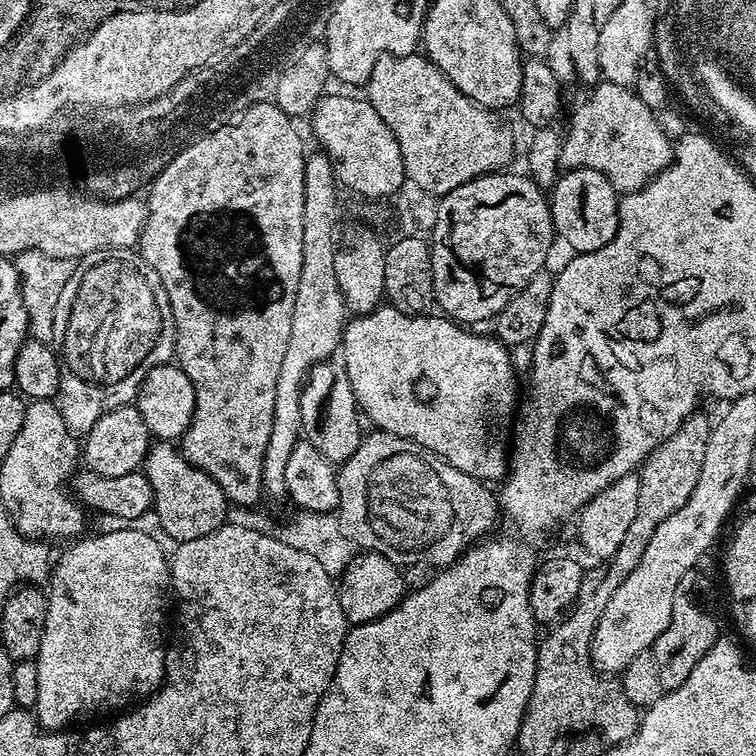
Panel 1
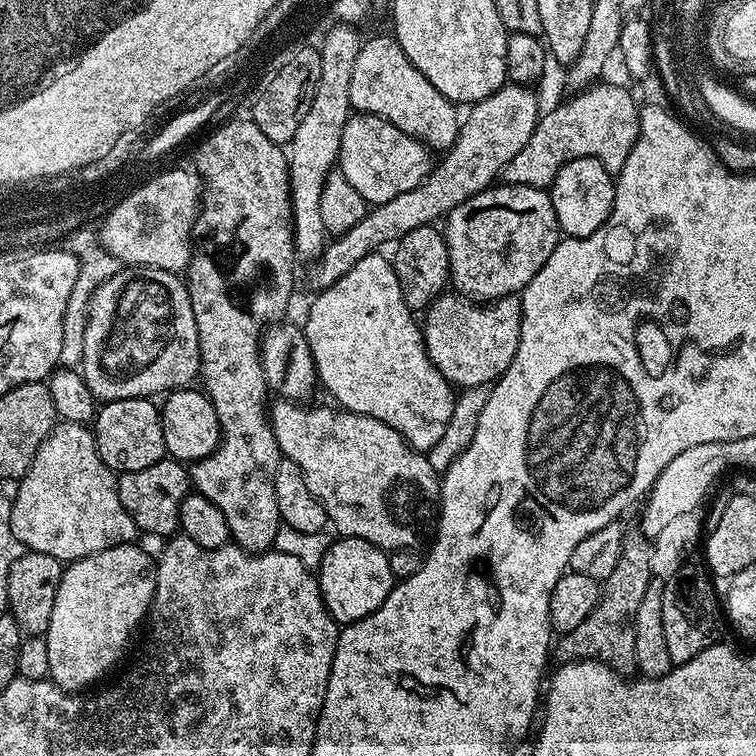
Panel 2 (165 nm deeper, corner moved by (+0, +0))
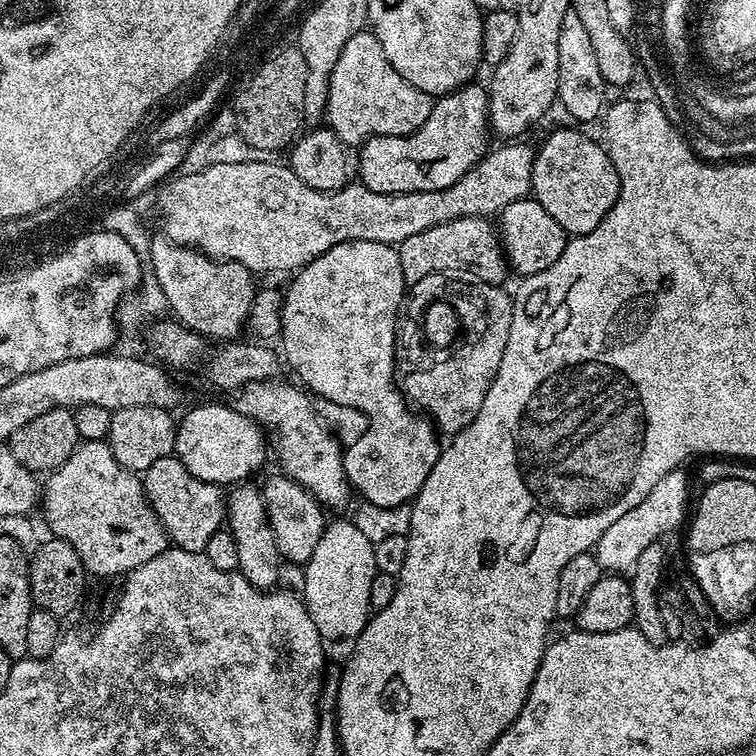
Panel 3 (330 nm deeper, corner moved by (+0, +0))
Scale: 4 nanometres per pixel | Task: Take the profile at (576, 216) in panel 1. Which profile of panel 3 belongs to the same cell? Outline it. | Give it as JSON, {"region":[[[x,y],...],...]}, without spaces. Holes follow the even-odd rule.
{"region":[[[556,128],[541,142],[540,148],[538,144],[535,153],[531,195],[540,203],[542,210],[546,210],[546,214],[550,214],[550,218],[554,218],[554,222],[572,236],[584,236],[597,228],[620,197],[620,176],[605,145],[600,142],[595,144],[586,133],[576,128]]]}

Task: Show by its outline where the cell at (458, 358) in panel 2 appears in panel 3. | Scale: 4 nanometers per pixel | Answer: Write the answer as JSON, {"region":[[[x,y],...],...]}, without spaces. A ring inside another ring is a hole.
{"region":[[[446,272],[426,274],[422,282],[411,285],[400,314],[396,318],[396,378],[405,397],[421,413],[427,414],[441,433],[455,434],[461,432],[466,426],[470,426],[478,410],[482,410],[486,390],[490,390],[498,374],[498,366],[502,366],[502,354],[506,354],[506,348],[472,346],[468,342],[462,342],[460,346],[468,346],[468,348],[460,352],[462,360],[456,360],[456,362],[448,358],[446,350],[420,350],[418,328],[412,326],[408,318],[422,312],[424,302],[430,300],[430,296],[442,286],[442,280],[445,280],[448,275],[449,273]]]}

